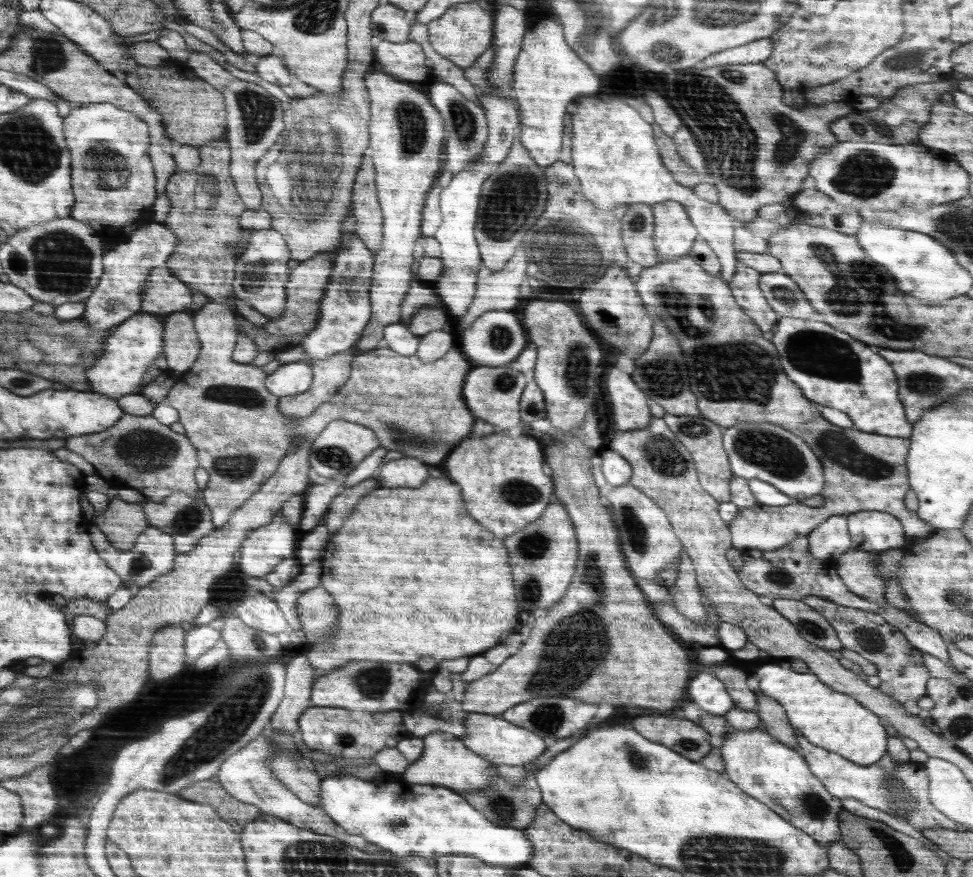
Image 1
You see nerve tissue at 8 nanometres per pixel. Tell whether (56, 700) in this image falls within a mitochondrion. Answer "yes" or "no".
yes

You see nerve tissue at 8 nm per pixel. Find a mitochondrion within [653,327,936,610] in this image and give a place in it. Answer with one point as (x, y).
(773, 453)

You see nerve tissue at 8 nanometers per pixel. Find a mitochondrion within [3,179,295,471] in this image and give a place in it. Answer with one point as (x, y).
(61, 262)

